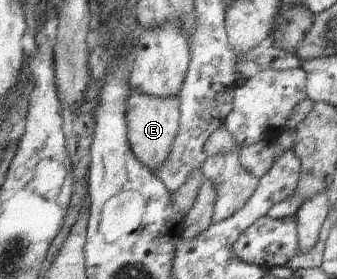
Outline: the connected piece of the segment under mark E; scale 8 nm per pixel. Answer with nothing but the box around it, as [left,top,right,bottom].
[128,93,180,169]

